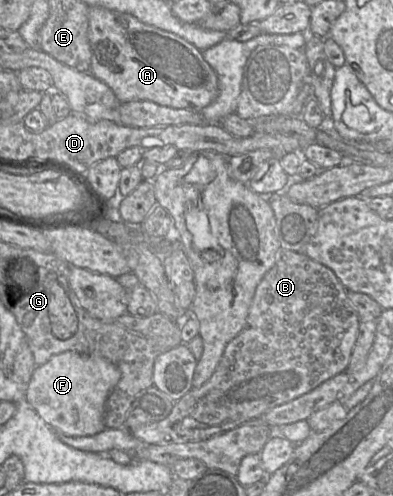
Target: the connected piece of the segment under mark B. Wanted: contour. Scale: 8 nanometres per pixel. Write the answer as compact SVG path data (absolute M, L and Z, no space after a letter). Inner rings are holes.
M281 249L275 265L256 288L246 326L227 344L211 378L177 400L166 418L129 430L144 445L196 442L258 419L275 406L290 402L345 371L356 344L360 322L348 298L348 290L332 269L303 252Z

